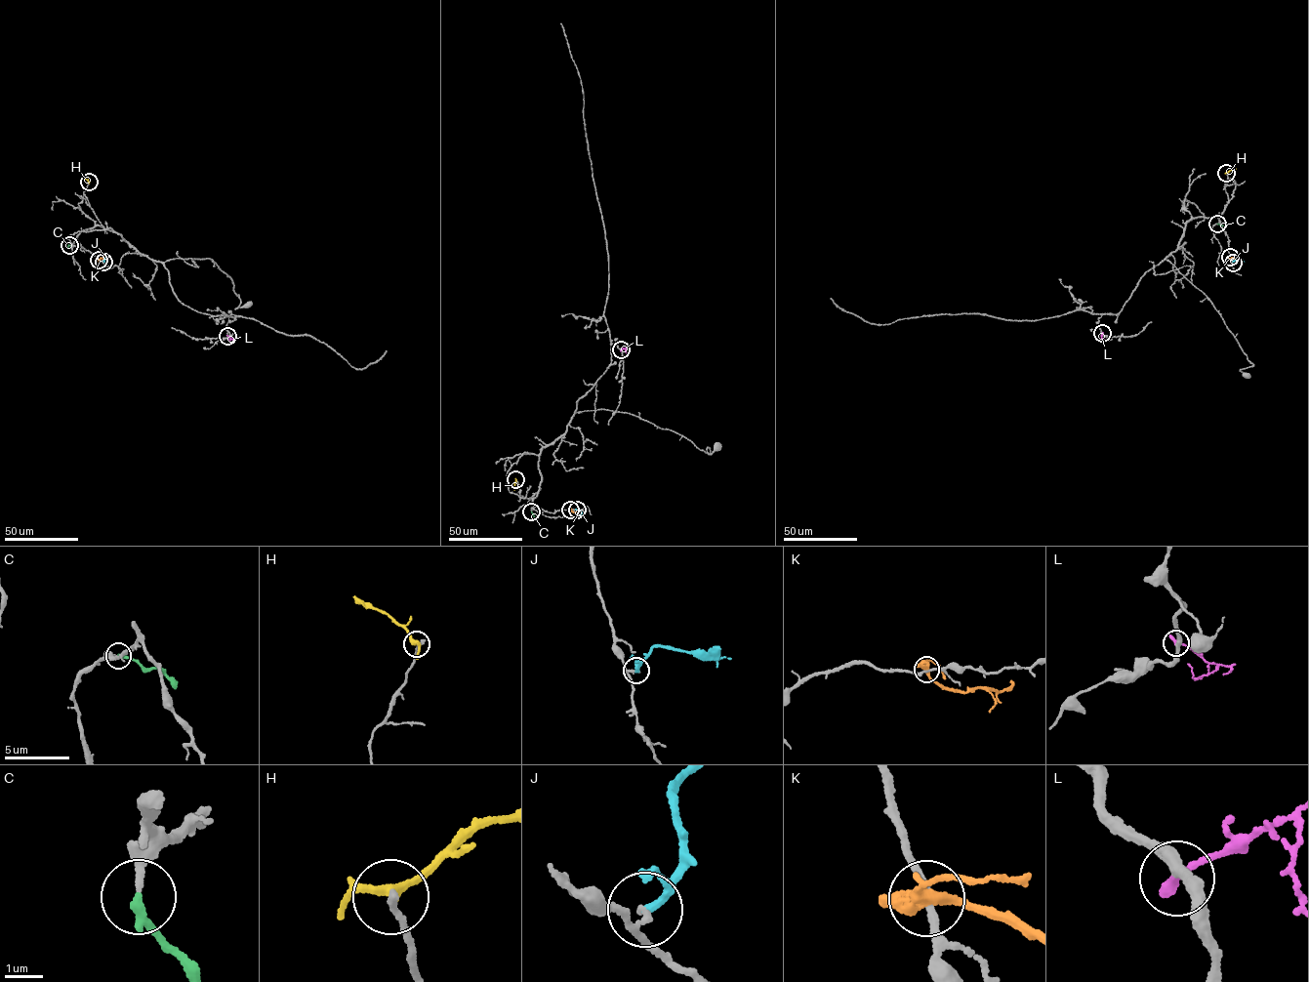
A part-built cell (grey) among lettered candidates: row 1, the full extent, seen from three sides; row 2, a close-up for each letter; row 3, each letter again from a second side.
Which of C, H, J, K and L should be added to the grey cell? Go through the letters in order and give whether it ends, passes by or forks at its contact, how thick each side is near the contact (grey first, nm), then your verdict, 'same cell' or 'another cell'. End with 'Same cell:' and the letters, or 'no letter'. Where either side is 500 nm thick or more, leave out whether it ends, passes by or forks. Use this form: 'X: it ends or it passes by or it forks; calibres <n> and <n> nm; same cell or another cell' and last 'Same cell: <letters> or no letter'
C: it ends; calibres 180 and 260 nm; same cell
H: it passes by; calibres 220 and 240 nm; another cell
J: it passes by; calibres 130 and 170 nm; another cell
K: it forks; calibres 190 and 260 nm; another cell
L: it ends; calibres 320 and 280 nm; another cell
Same cell: C

